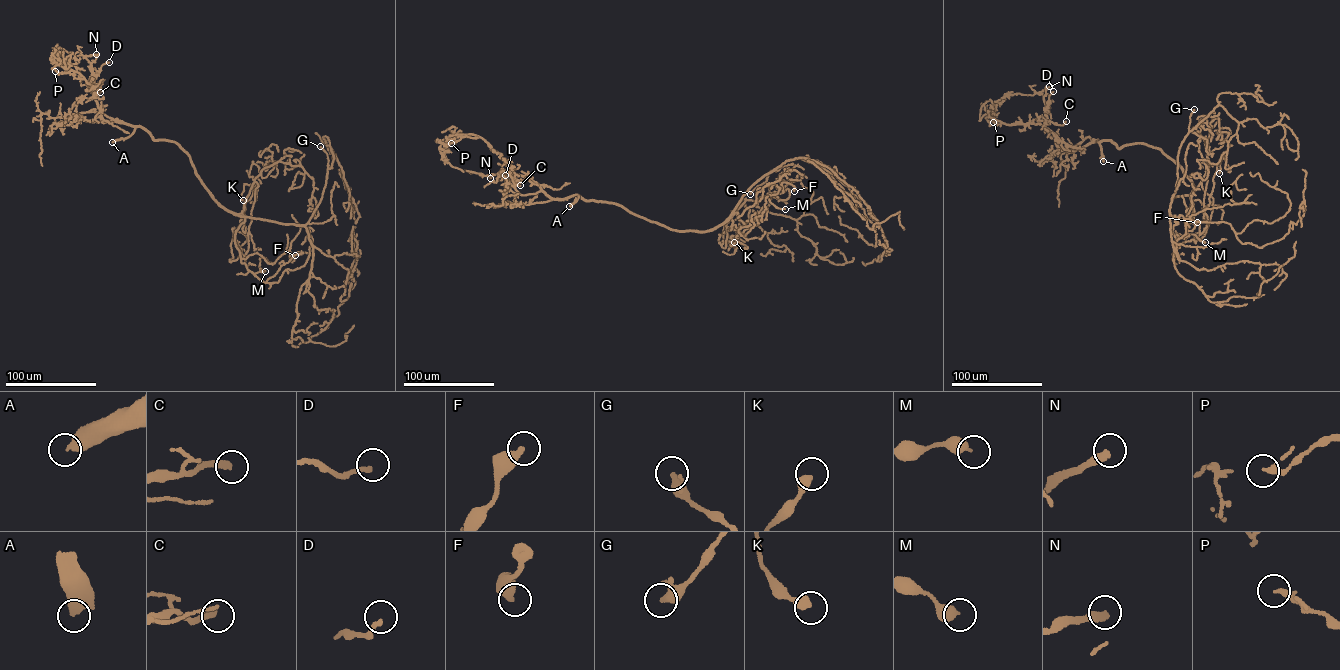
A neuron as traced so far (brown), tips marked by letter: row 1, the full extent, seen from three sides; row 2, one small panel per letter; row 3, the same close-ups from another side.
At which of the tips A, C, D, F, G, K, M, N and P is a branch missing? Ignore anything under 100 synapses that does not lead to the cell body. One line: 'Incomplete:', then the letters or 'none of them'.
Incomplete: A

